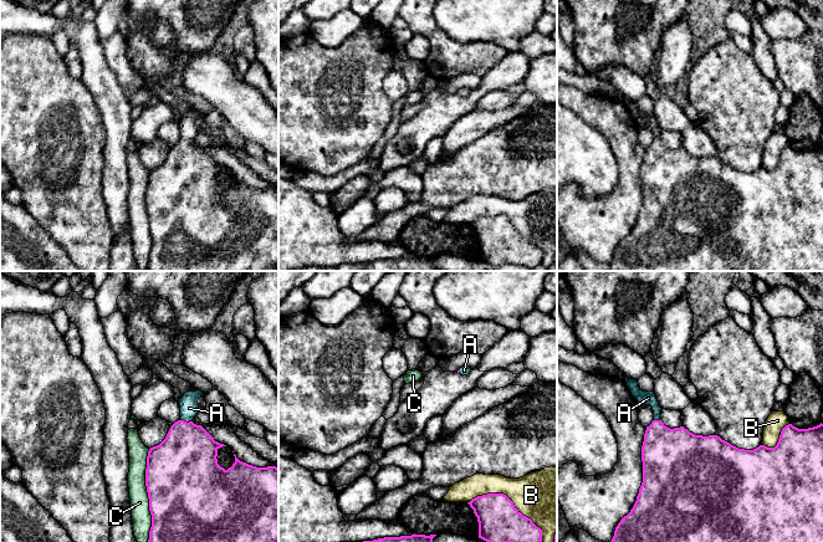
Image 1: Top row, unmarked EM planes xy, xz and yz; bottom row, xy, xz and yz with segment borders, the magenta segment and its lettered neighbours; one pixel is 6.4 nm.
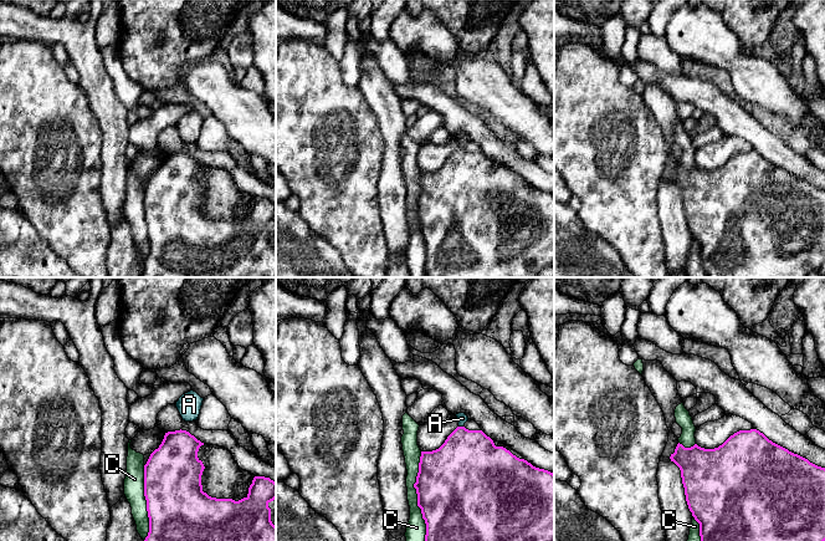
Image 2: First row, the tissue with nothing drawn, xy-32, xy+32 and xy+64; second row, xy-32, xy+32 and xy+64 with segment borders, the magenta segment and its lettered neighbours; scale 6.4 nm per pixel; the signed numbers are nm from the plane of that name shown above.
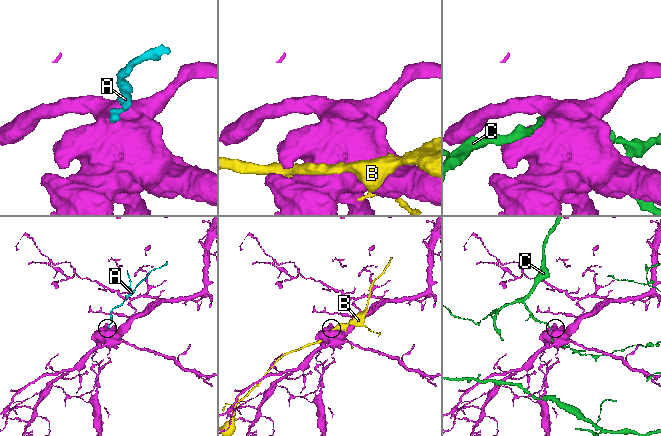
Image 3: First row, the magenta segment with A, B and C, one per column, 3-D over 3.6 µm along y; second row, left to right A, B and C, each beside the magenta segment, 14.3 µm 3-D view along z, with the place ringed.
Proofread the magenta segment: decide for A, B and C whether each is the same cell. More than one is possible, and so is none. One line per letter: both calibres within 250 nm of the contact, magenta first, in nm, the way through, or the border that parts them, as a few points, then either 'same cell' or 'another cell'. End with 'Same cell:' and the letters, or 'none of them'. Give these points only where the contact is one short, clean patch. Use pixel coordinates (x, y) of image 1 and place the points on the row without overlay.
A: 400/120 nm | across xy (185, 182), (185, 143), (189, 129) | same cell
B: 280/380 nm | another cell
C: 500/130 nm | another cell
Same cell: A

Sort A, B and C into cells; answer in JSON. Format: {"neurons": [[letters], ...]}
{"neurons": [["A"], ["B"], ["C"]]}

